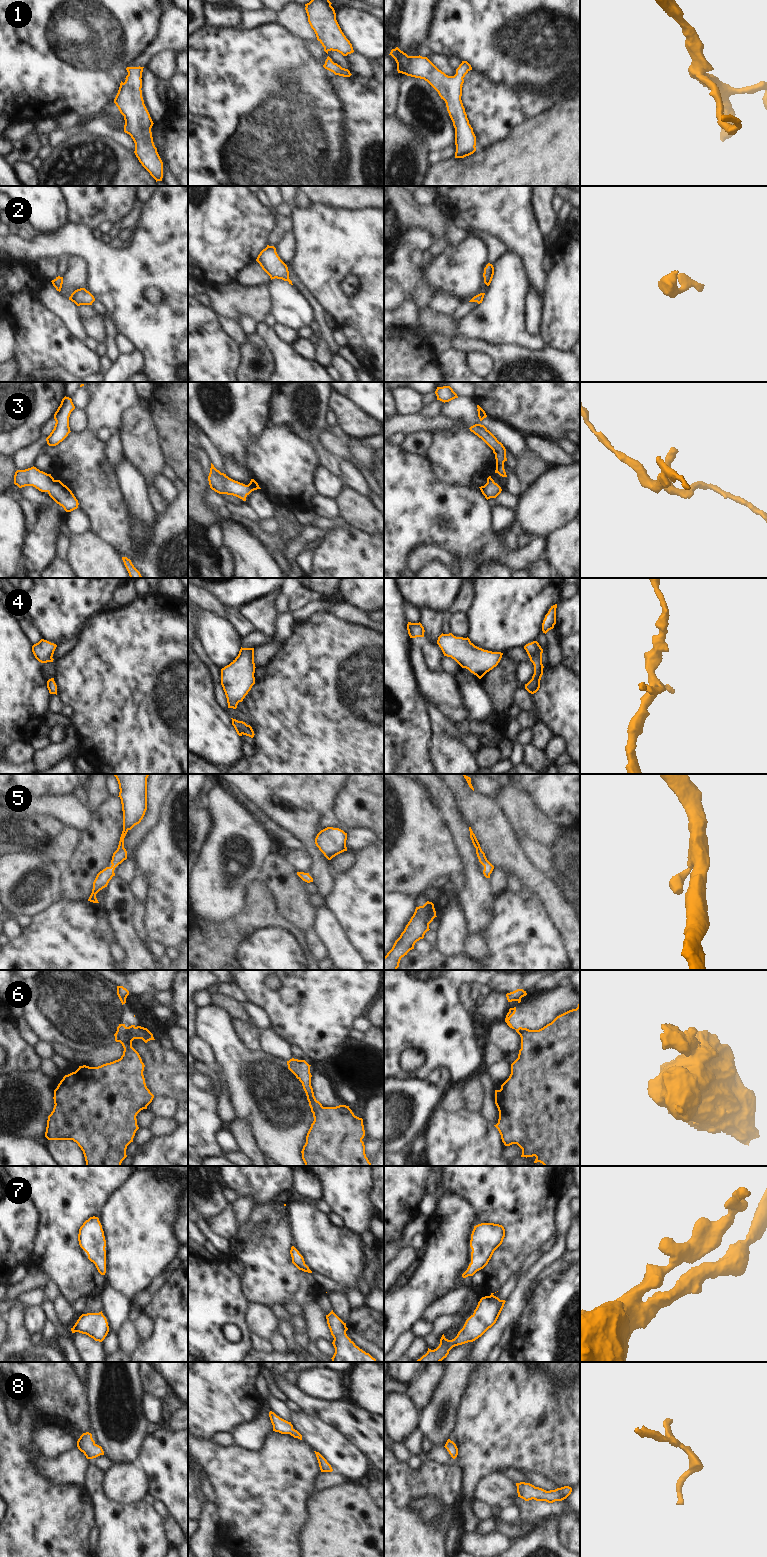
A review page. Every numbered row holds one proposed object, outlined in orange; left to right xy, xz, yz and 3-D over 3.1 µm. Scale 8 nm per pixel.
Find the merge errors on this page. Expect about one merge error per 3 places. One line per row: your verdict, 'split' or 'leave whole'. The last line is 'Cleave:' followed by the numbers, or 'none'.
1: leave whole
2: leave whole
3: leave whole
4: split
5: leave whole
6: split
7: leave whole
8: leave whole
Cleave: 4, 6

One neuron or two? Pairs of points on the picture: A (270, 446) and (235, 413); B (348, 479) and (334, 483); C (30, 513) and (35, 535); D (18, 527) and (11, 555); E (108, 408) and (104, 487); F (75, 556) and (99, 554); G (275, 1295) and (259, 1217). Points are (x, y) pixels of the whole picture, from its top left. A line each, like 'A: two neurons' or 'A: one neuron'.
A: two neurons
B: two neurons
C: two neurons
D: one neuron
E: one neuron
F: one neuron
G: one neuron

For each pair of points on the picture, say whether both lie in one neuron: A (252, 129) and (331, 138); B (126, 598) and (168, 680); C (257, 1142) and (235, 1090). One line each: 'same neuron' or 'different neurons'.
A: same neuron
B: different neurons
C: same neuron

